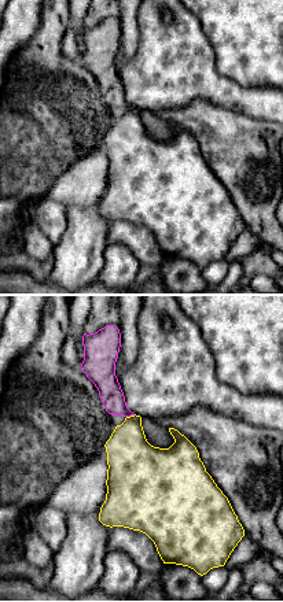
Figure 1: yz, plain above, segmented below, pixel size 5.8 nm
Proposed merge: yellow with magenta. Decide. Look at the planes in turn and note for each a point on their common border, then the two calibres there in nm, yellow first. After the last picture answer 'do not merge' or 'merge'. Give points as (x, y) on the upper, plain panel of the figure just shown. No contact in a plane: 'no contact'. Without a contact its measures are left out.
contact (131, 109); calibres 280 and 140 nm

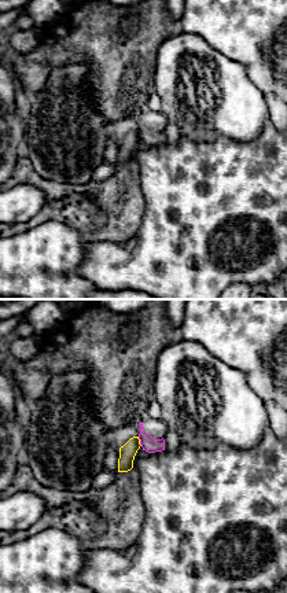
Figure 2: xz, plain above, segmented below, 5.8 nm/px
contact (139, 133); calibres 100 and 90 nm

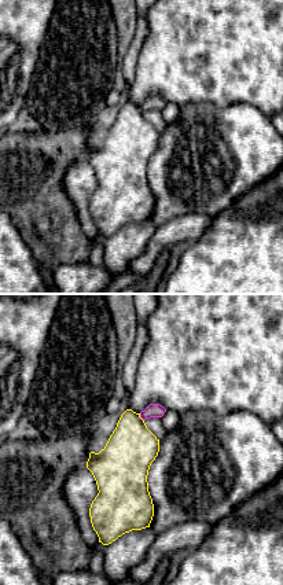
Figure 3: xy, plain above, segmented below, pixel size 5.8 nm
contact (140, 110); calibres 280 and 80 nm

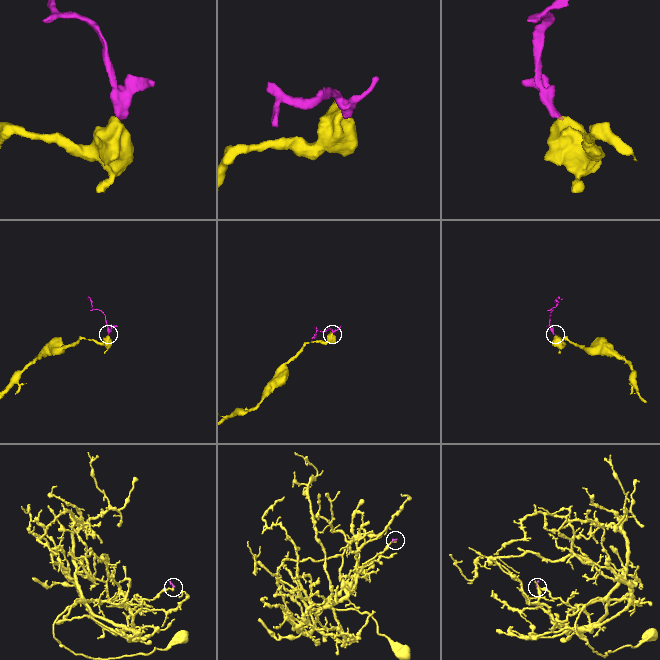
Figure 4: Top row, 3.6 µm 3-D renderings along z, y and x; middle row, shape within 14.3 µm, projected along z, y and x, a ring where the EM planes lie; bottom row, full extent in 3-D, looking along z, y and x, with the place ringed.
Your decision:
do not merge

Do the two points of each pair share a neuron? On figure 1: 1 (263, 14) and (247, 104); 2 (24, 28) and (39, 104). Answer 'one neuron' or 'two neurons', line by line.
1: two neurons
2: two neurons

